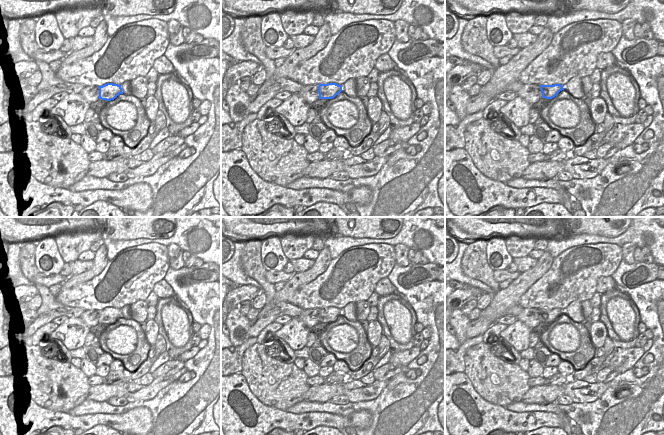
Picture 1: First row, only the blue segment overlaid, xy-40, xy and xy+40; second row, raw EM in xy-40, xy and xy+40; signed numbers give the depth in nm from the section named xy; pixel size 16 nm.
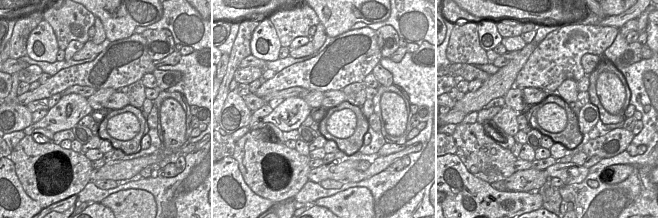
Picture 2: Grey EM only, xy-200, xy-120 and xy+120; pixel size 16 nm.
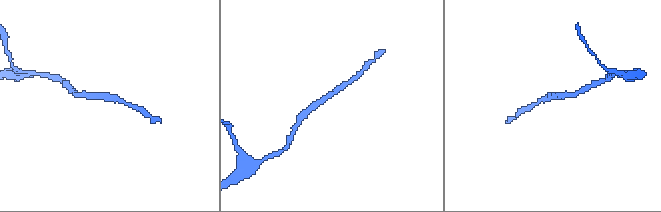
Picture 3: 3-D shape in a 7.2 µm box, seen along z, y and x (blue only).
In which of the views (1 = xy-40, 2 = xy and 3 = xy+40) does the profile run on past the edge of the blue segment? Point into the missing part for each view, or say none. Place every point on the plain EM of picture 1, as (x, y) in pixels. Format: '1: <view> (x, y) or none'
1: none
2: none
3: none

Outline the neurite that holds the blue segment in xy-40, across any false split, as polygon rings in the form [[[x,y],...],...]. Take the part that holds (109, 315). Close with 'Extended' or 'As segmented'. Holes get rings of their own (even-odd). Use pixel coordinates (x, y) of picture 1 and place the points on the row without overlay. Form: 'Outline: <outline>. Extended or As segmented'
Outline: [[[107,307],[102,310],[98,310],[99,320],[101,324],[111,325],[114,324],[119,318],[123,318],[121,309]]]. As segmented.

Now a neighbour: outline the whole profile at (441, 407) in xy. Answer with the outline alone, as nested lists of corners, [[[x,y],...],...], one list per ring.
[[[445,396],[438,405],[438,420],[443,429],[445,430]]]

